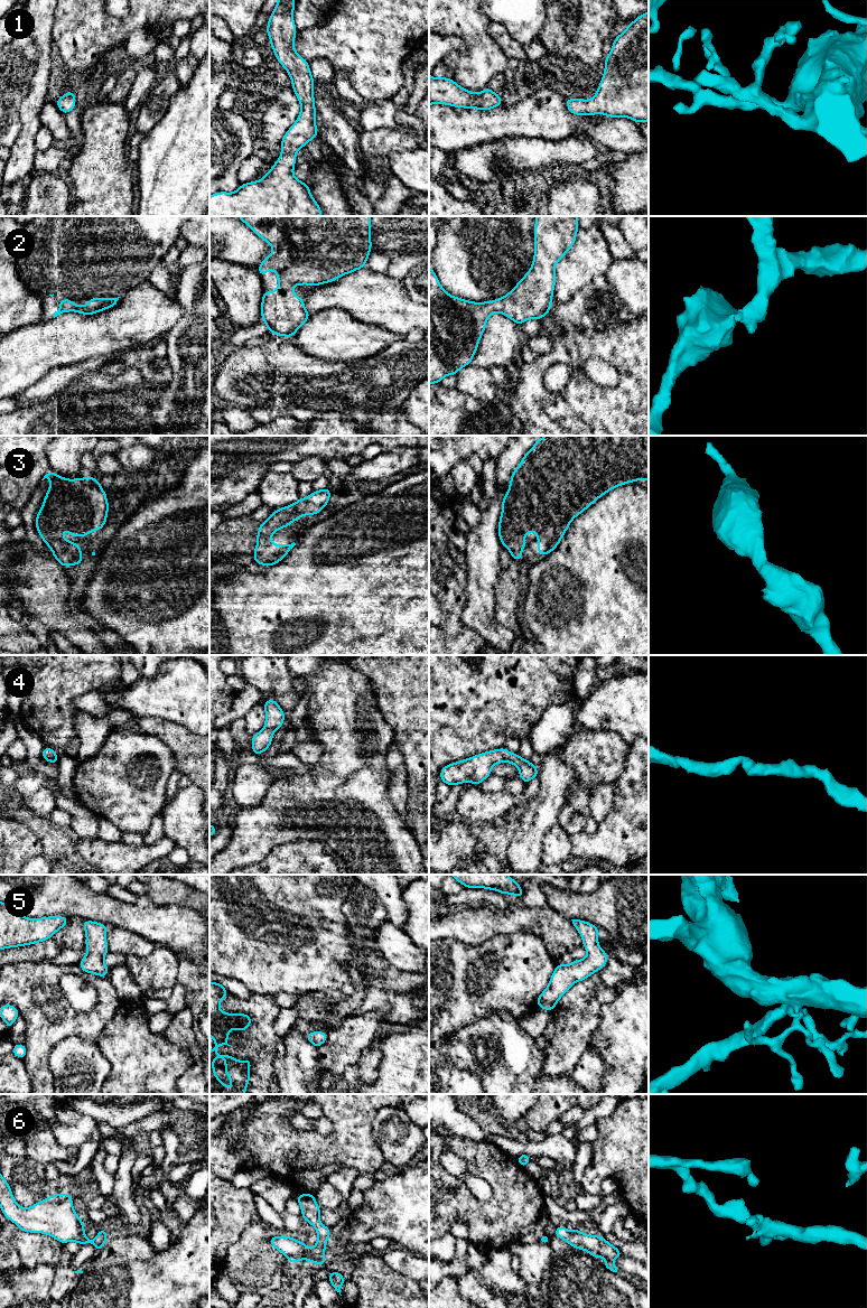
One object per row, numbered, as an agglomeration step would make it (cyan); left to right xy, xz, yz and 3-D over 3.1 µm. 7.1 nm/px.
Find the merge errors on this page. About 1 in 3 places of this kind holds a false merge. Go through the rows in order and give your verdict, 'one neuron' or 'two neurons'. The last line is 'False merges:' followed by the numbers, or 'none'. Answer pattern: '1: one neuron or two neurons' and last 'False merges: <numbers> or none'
1: one neuron
2: one neuron
3: one neuron
4: one neuron
5: one neuron
6: one neuron
False merges: none

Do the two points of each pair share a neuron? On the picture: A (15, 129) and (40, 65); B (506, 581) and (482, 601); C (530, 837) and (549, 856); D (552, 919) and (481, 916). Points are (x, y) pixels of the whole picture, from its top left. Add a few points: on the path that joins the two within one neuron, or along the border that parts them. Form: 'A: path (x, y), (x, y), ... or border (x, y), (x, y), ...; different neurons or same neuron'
A: border (27, 92), (19, 106), (19, 120); different neurons
B: border (503, 569), (495, 585), (495, 617); different neurons
C: border (555, 825), (546, 833), (542, 840), (541, 862); different neurons
D: path (534, 919), (499, 919); same neuron

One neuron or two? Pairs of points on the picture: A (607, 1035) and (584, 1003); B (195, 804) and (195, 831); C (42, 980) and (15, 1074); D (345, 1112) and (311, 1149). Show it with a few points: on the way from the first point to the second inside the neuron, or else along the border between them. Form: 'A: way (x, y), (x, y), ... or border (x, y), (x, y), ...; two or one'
A: border (612, 1000), (602, 1005), (600, 1024), (587, 1047); two
B: way (195, 811), (195, 824); one
C: border (21, 1059), (31, 1082); two
D: way (345, 1124), (324, 1148); one

